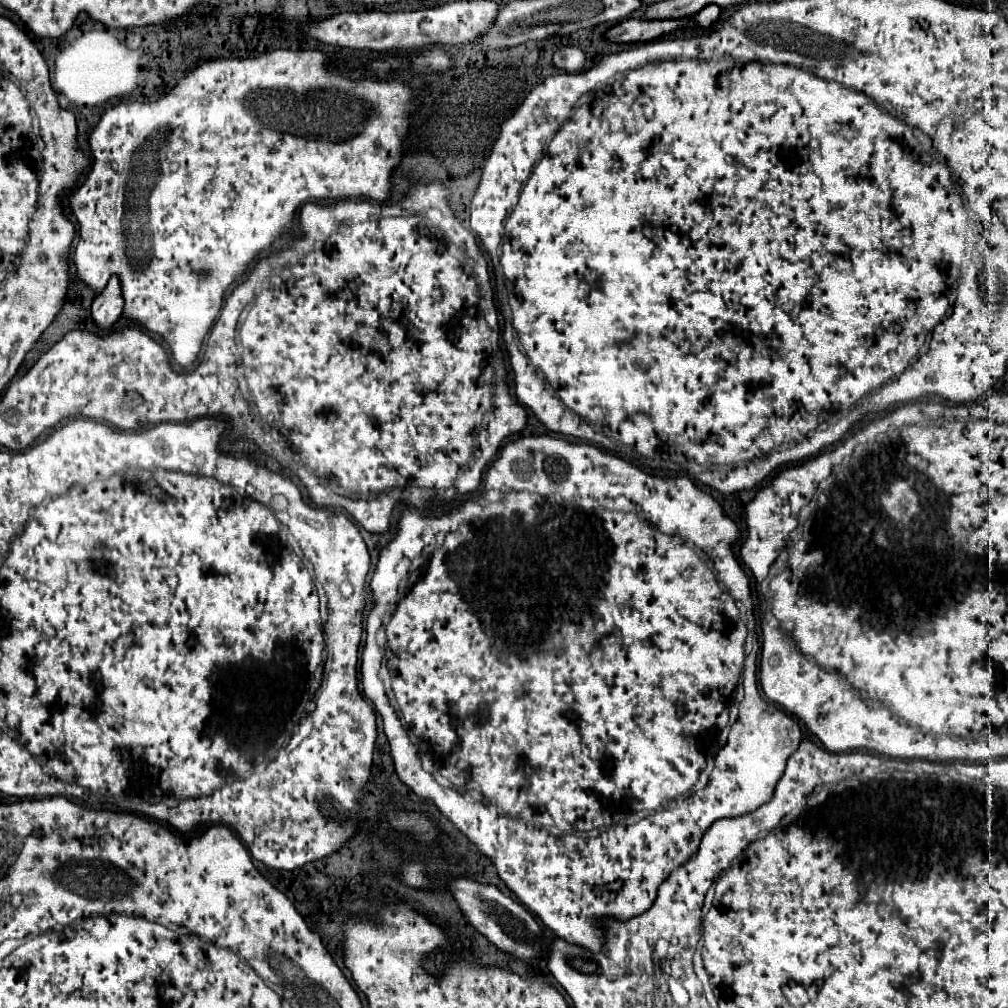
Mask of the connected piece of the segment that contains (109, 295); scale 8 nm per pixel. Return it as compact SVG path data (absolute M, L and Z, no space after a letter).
M113 277L105 291L95 297L91 305L91 319L97 325L97 329L111 329L113 323L121 317L123 311L123 297L119 291L119 281Z

